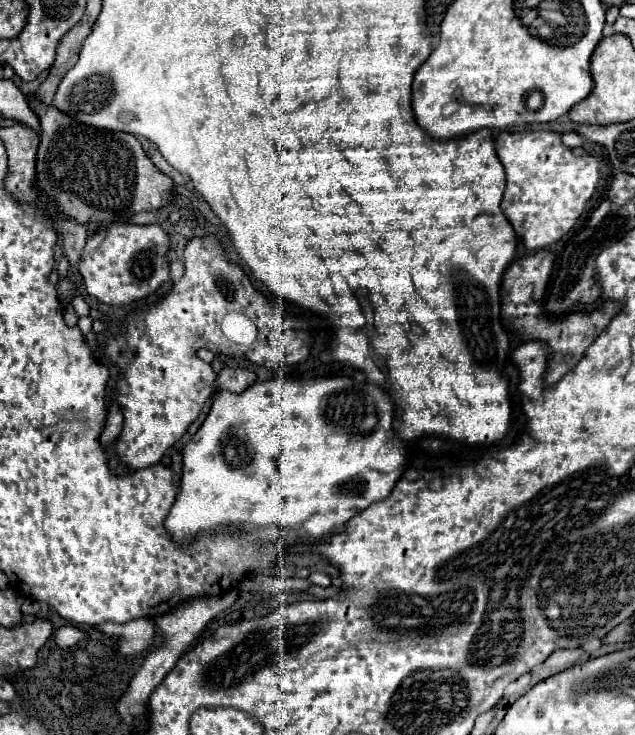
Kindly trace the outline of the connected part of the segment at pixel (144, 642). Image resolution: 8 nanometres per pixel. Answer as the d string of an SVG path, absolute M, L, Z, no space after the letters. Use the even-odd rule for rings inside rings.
M134 619L130 623L102 623L98 625L100 631L110 635L120 635L120 651L124 655L134 655L144 651L154 639L154 623L150 619Z

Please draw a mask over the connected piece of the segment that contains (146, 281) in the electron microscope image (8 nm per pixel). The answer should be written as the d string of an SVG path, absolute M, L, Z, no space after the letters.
M112 225L95 232L86 241L84 253L80 257L80 275L84 279L88 295L106 305L128 305L136 299L148 297L170 277L170 267L166 259L168 249L170 239L160 225Z

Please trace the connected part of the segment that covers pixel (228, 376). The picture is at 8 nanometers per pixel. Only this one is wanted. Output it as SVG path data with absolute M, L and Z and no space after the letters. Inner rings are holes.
M224 367L214 381L218 391L232 391L232 393L240 393L254 383L256 383L256 373L240 367Z

